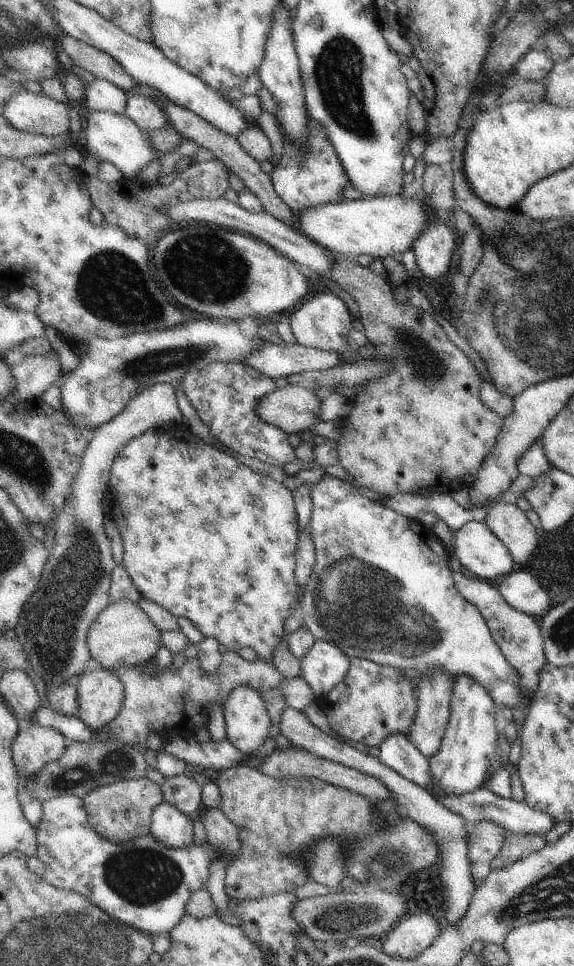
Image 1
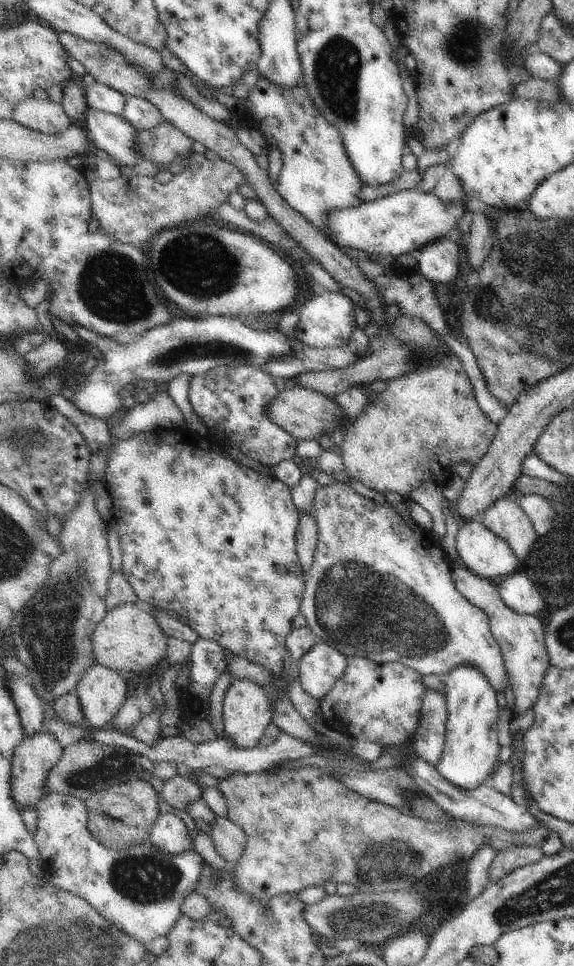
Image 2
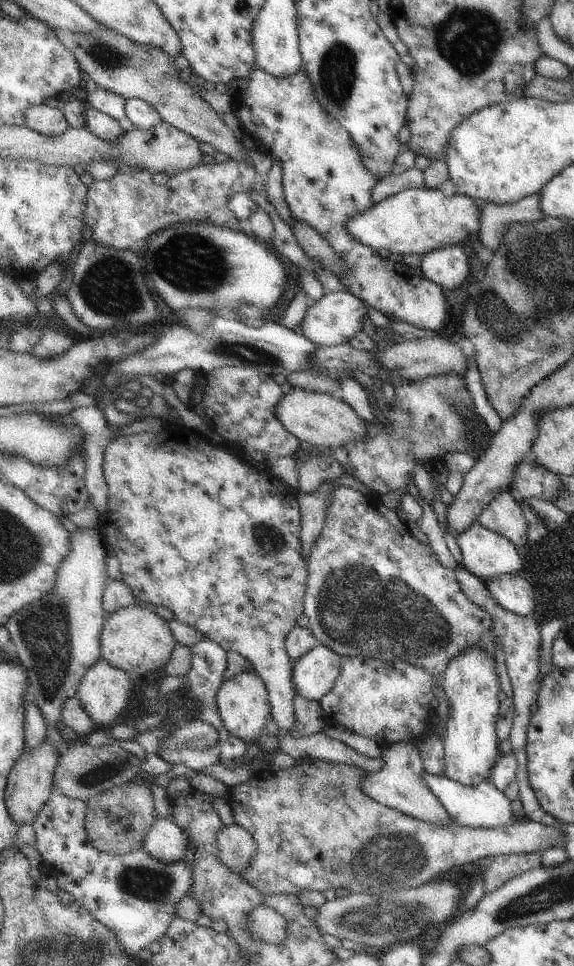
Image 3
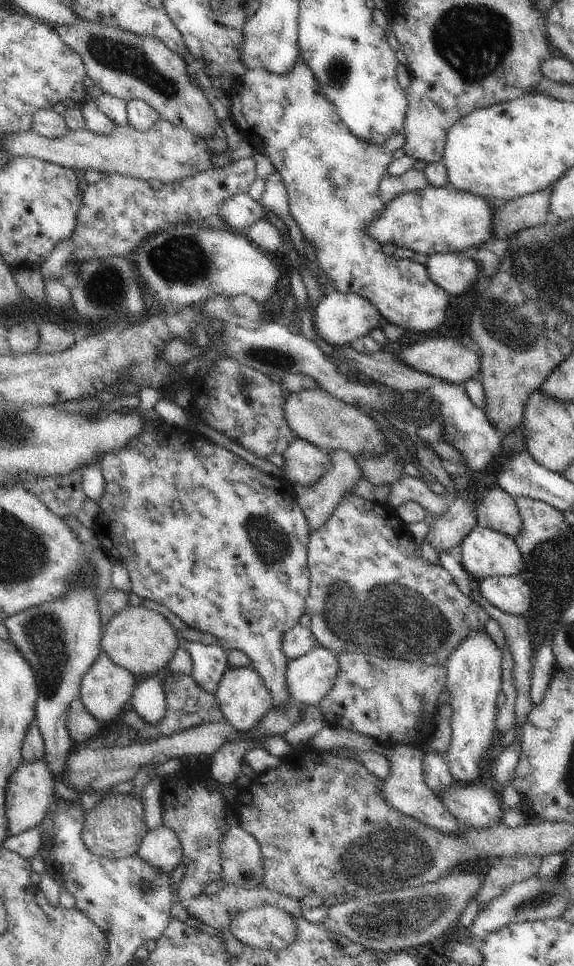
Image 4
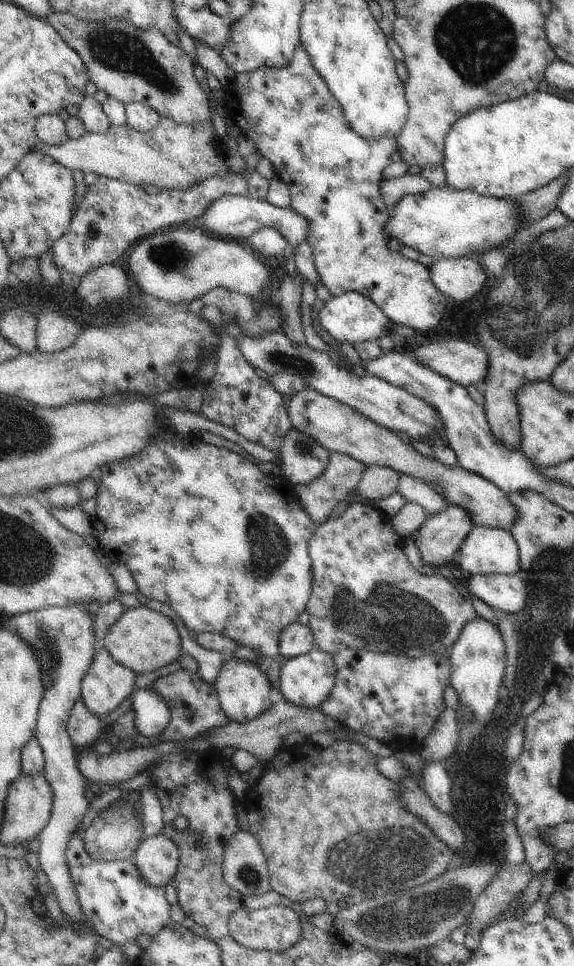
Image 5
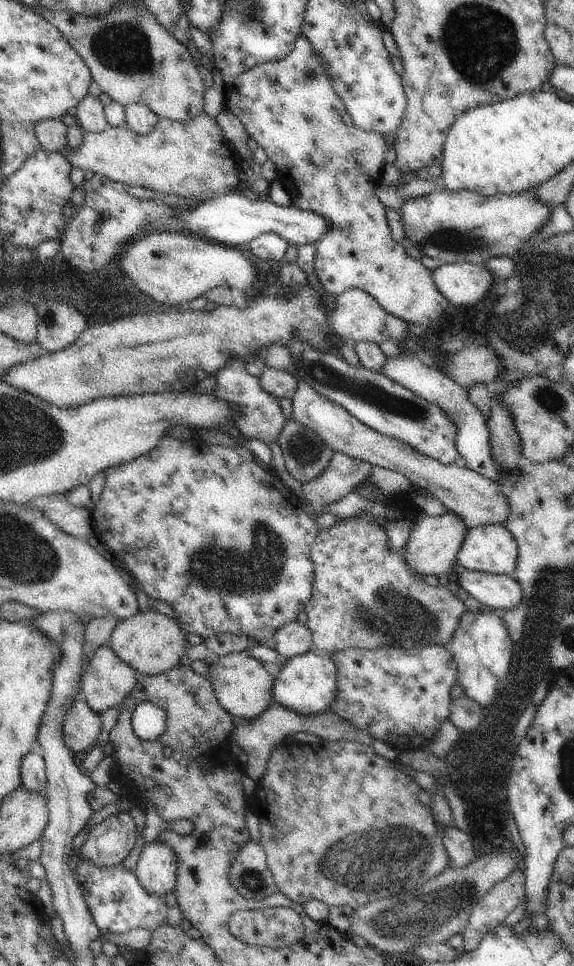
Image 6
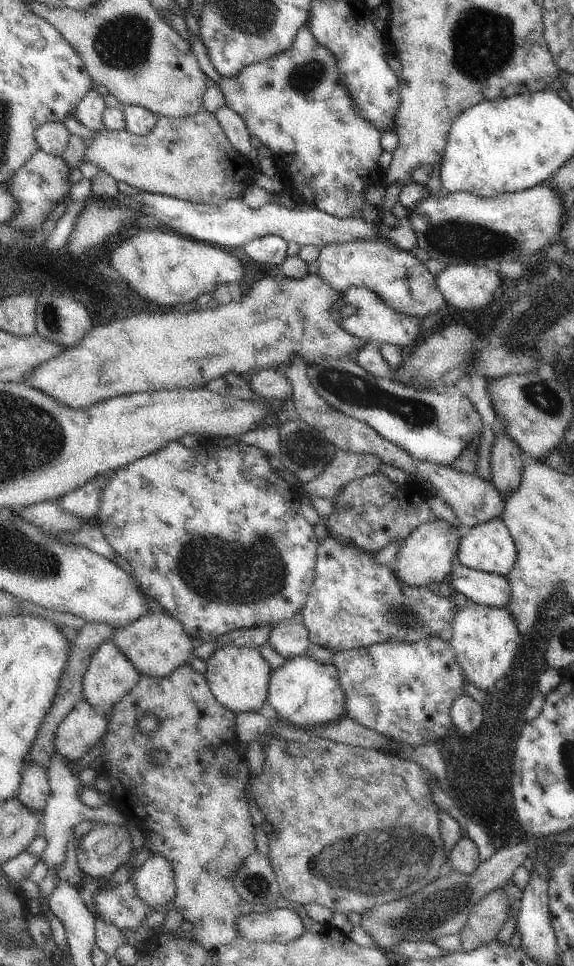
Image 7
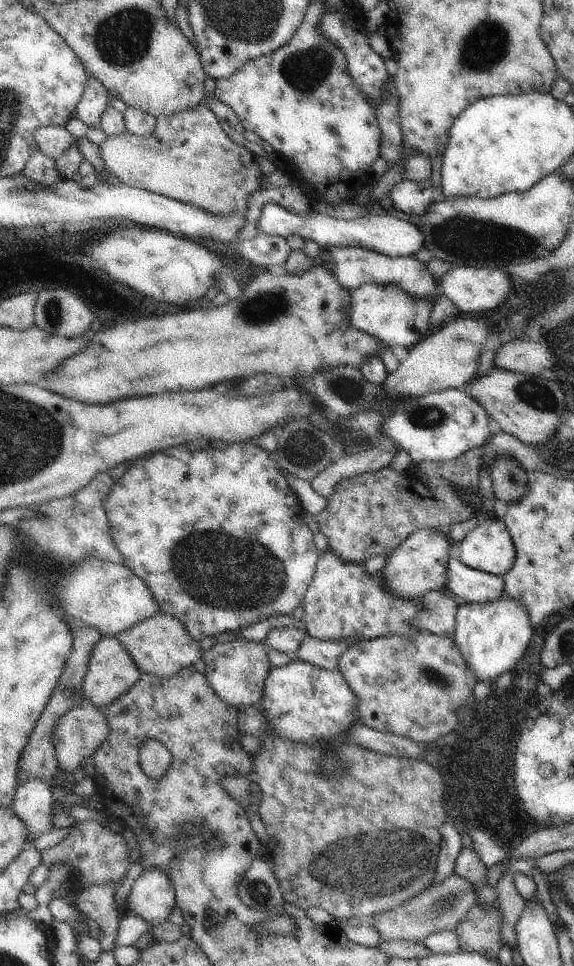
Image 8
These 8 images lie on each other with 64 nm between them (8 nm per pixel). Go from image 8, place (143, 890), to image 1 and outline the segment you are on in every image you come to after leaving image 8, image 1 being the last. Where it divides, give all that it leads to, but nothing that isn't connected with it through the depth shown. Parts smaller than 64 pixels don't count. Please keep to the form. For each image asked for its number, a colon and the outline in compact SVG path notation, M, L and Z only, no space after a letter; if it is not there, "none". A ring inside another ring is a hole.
1: M161 802L153 810L153 838L167 848L181 850L193 842L193 828L189 818L171 804Z
2: M161 814L153 822L153 834L149 838L155 850L161 850L171 856L179 856L191 848L191 838L187 836L185 824L177 814Z
3: M157 818L143 846L143 850L147 850L147 854L161 864L179 864L185 856L185 848L185 834L171 818Z
4: M159 826L155 828L155 832L147 834L137 856L149 862L157 874L169 876L181 864L183 850L175 832Z
5: M157 834L141 842L139 850L135 852L135 862L143 876L147 876L149 884L165 890L169 880L177 874L179 850L169 838Z
6: M157 840L147 844L139 856L137 876L149 894L165 898L167 892L175 892L177 858L173 848Z
7: M151 854L149 860L137 870L135 880L143 902L147 902L153 908L153 912L165 914L173 906L177 888L171 866L161 854Z

